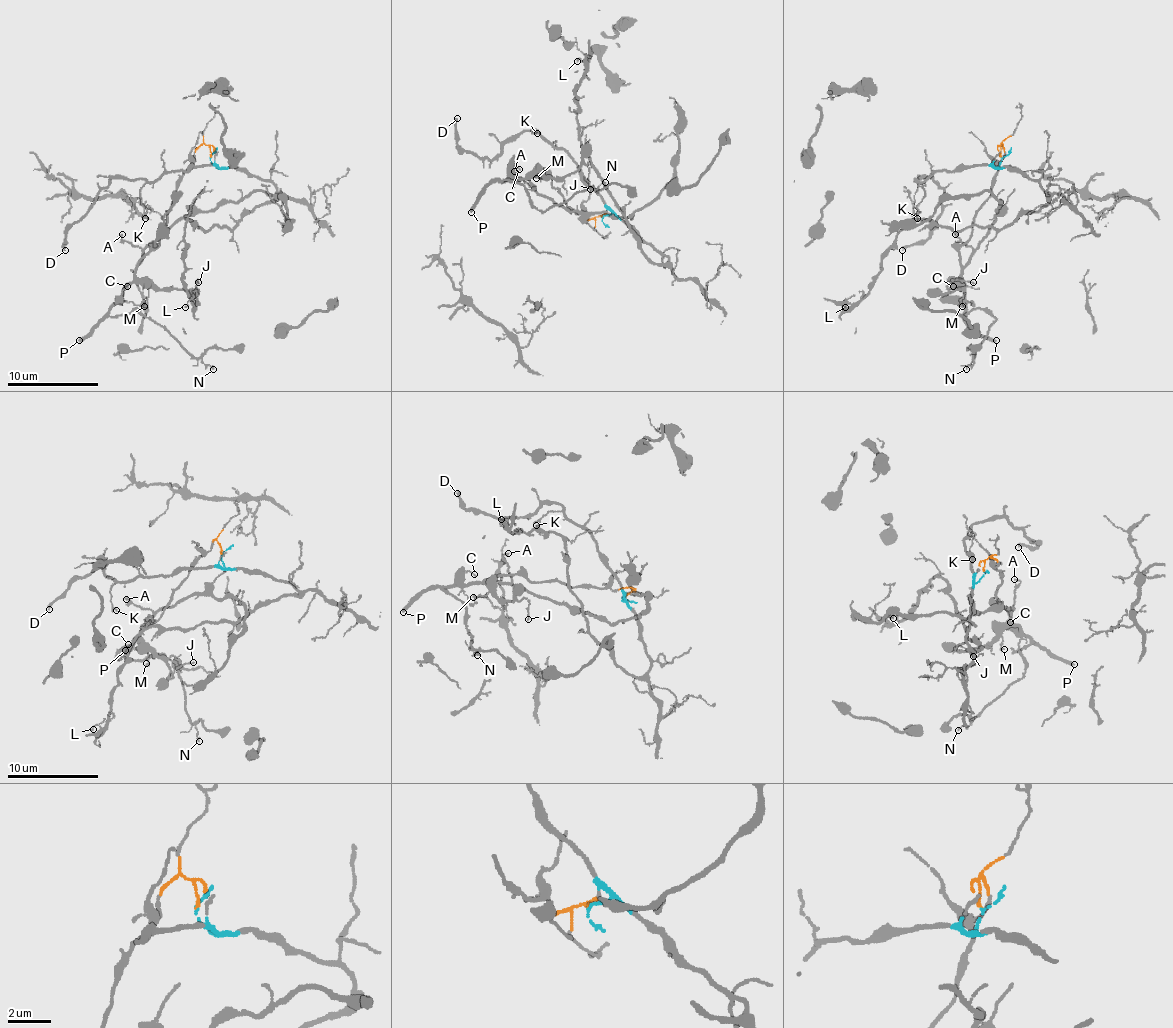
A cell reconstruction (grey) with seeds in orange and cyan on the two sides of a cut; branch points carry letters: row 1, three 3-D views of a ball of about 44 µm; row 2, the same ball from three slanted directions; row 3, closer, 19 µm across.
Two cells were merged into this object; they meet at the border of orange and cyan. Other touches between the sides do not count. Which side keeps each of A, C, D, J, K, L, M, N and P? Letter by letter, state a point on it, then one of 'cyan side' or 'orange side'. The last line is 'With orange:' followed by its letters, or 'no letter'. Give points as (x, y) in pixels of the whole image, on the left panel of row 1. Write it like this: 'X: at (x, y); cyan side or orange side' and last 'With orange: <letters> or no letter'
A: at (122, 234); orange side
C: at (127, 286); orange side
D: at (65, 250); cyan side
J: at (198, 282); orange side
K: at (145, 218); cyan side
L: at (185, 307); cyan side
M: at (144, 306); orange side
N: at (213, 369); orange side
P: at (79, 340); orange side
With orange: A, C, J, M, N, P

